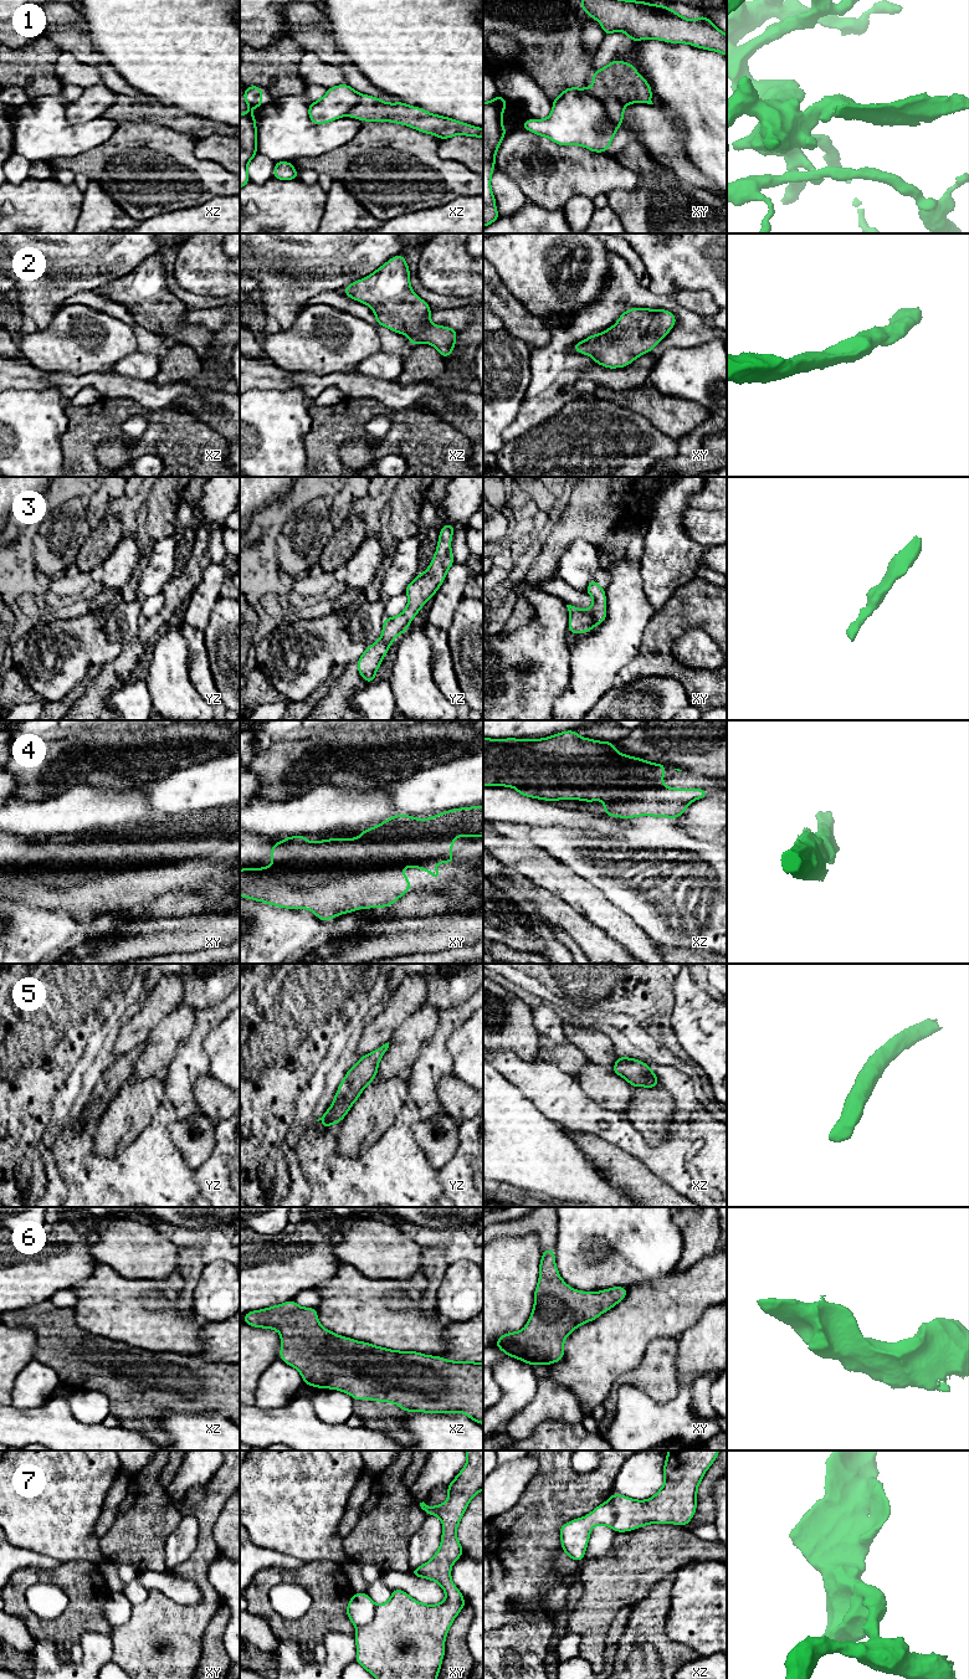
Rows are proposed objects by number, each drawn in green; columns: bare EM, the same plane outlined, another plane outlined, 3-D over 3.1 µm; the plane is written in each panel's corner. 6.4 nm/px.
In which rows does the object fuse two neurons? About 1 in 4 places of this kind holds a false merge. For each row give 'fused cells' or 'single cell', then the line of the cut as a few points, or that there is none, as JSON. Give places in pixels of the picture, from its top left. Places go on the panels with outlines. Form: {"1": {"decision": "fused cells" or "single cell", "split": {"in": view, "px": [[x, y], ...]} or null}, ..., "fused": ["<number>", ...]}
{"1": {"decision": "fused cells", "split": {"in": "xy", "px": [[580, 90], [593, 95], [603, 104], [616, 127]]}}, "2": {"decision": "single cell", "split": null}, "3": {"decision": "single cell", "split": null}, "4": {"decision": "single cell", "split": null}, "5": {"decision": "single cell", "split": null}, "6": {"decision": "single cell", "split": null}, "7": {"decision": "fused cells", "split": {"in": "xy", "px": [[377, 1606], [373, 1617], [357, 1627]]}}, "fused": ["1", "7"]}

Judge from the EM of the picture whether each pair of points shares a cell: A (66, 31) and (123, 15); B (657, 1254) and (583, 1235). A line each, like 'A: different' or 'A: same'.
A: different
B: same

